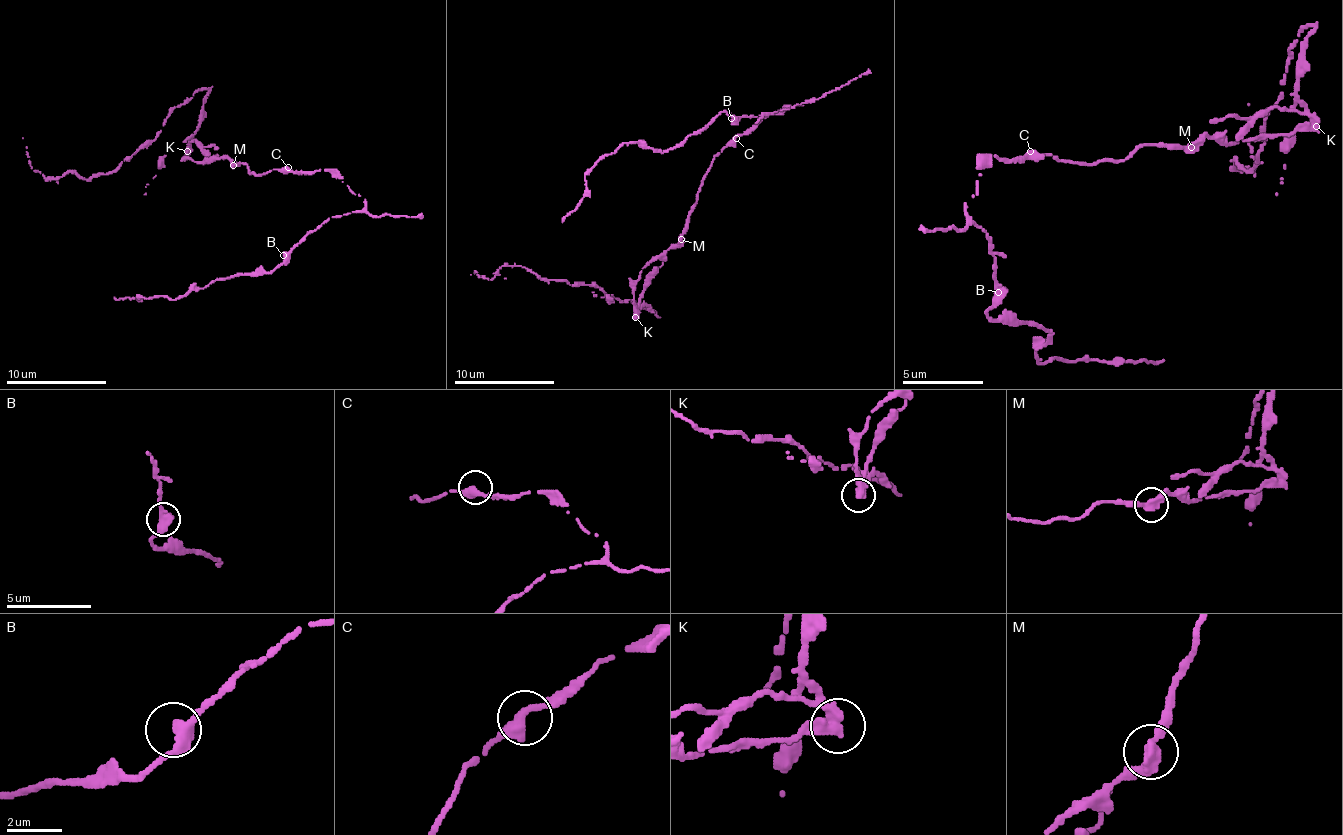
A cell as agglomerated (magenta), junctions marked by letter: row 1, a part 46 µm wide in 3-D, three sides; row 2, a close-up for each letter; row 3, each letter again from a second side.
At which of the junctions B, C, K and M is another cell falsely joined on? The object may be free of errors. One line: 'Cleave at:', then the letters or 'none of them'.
Cleave at: K

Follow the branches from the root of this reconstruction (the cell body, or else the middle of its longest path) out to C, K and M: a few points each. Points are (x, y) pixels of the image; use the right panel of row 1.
C: (1090, 163), (1070, 163), (1066, 159), (1034, 155), (1030, 151)
K: (1090, 163), (1127, 159), (1147, 143), (1191, 147), (1203, 135), (1223, 135), (1239, 143), (1315, 127)
M: (1090, 163), (1098, 163), (1102, 159), (1127, 159), (1147, 143), (1175, 143), (1179, 147), (1191, 147)

